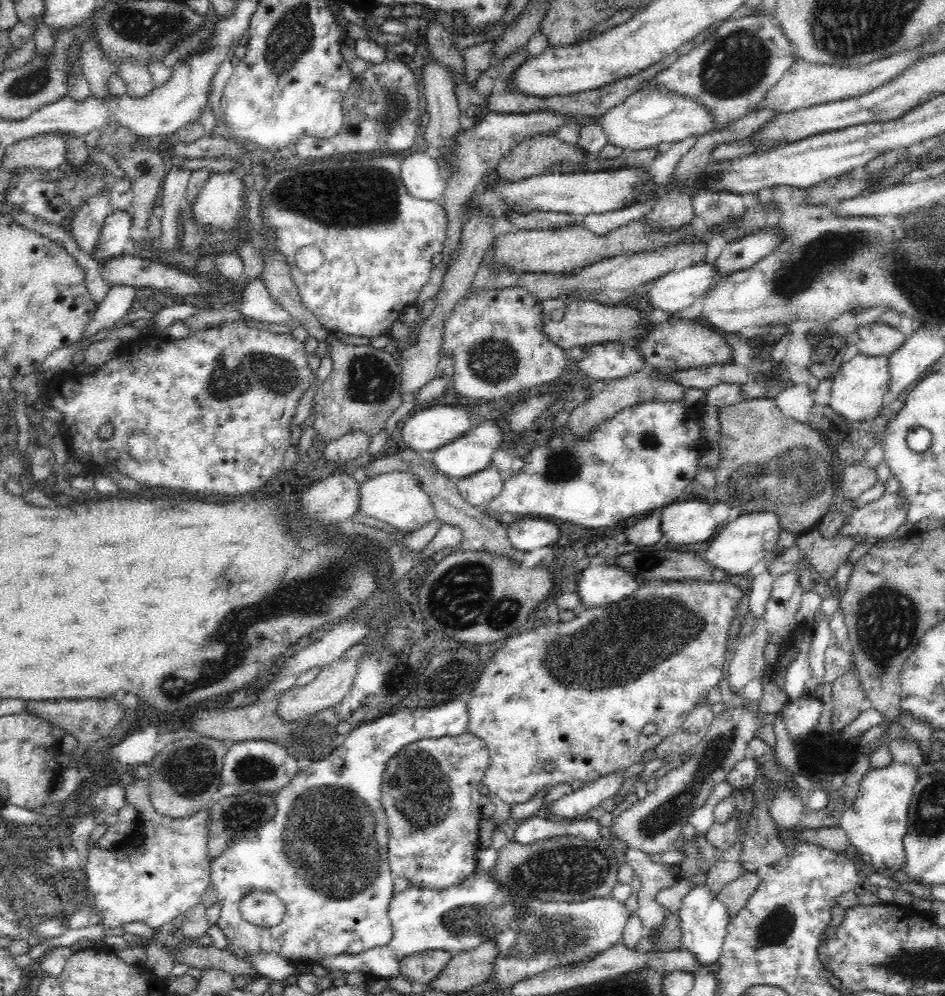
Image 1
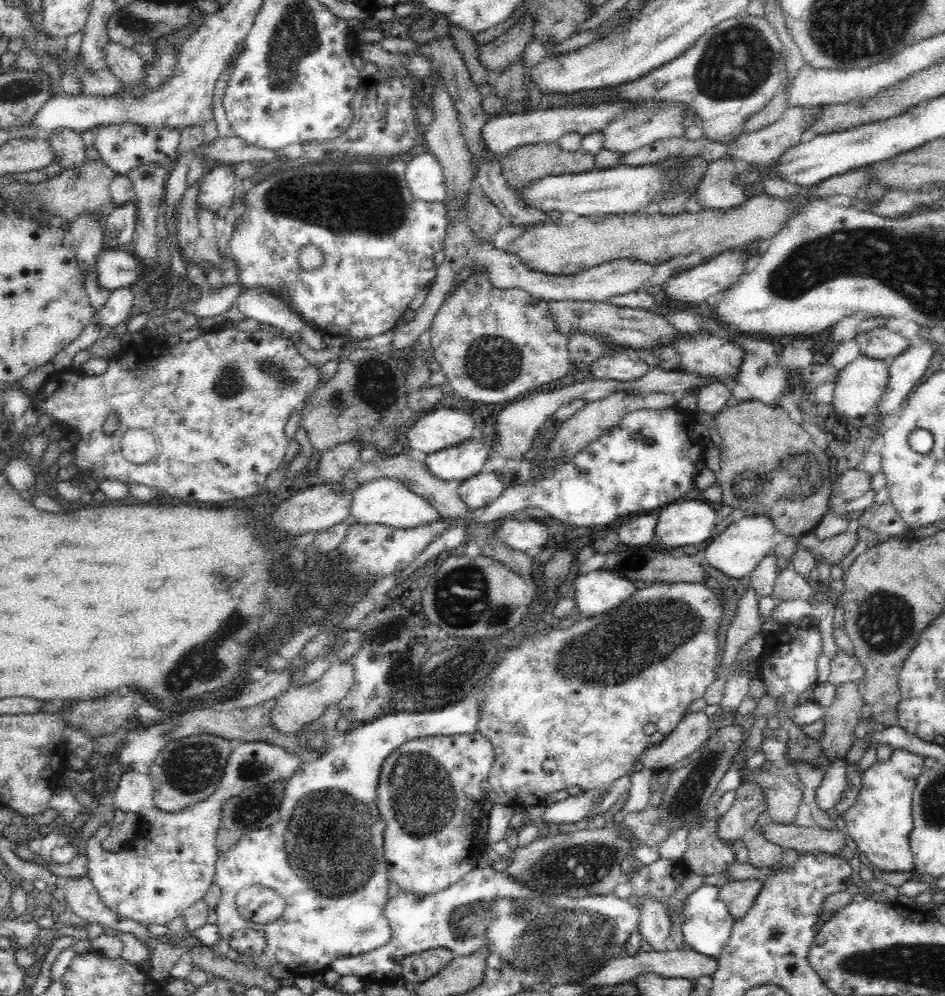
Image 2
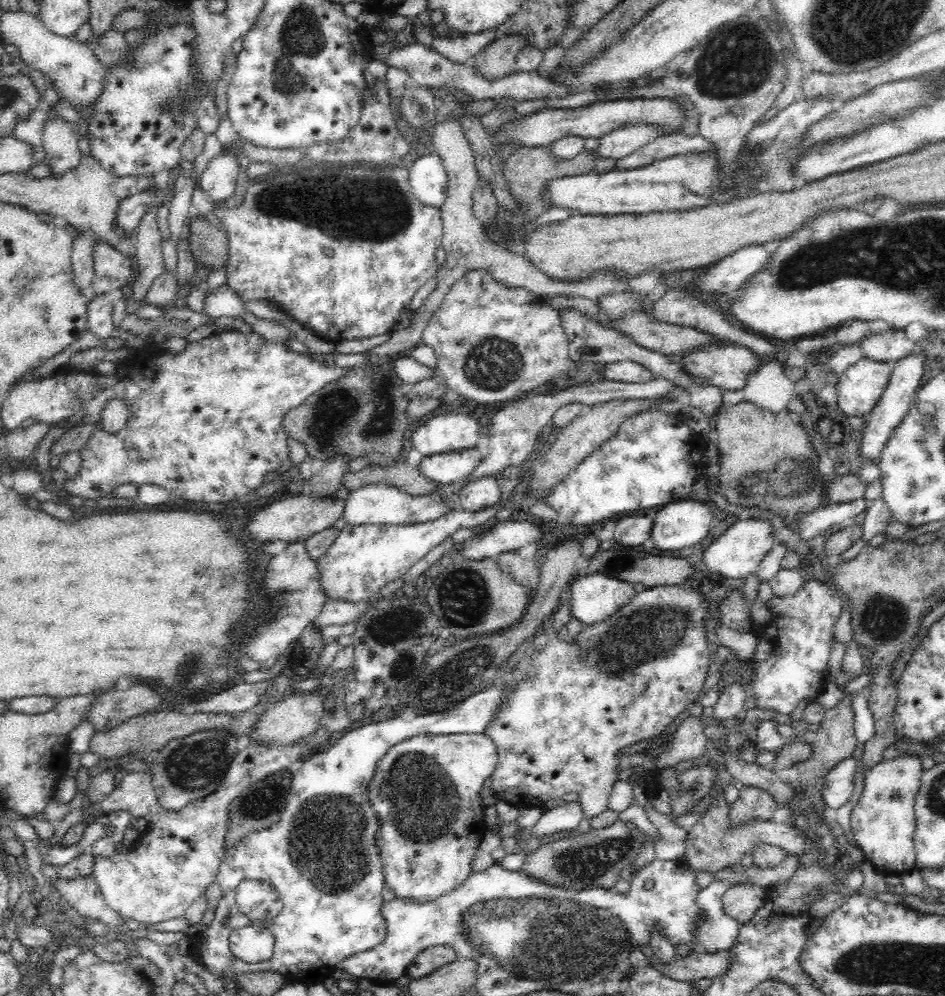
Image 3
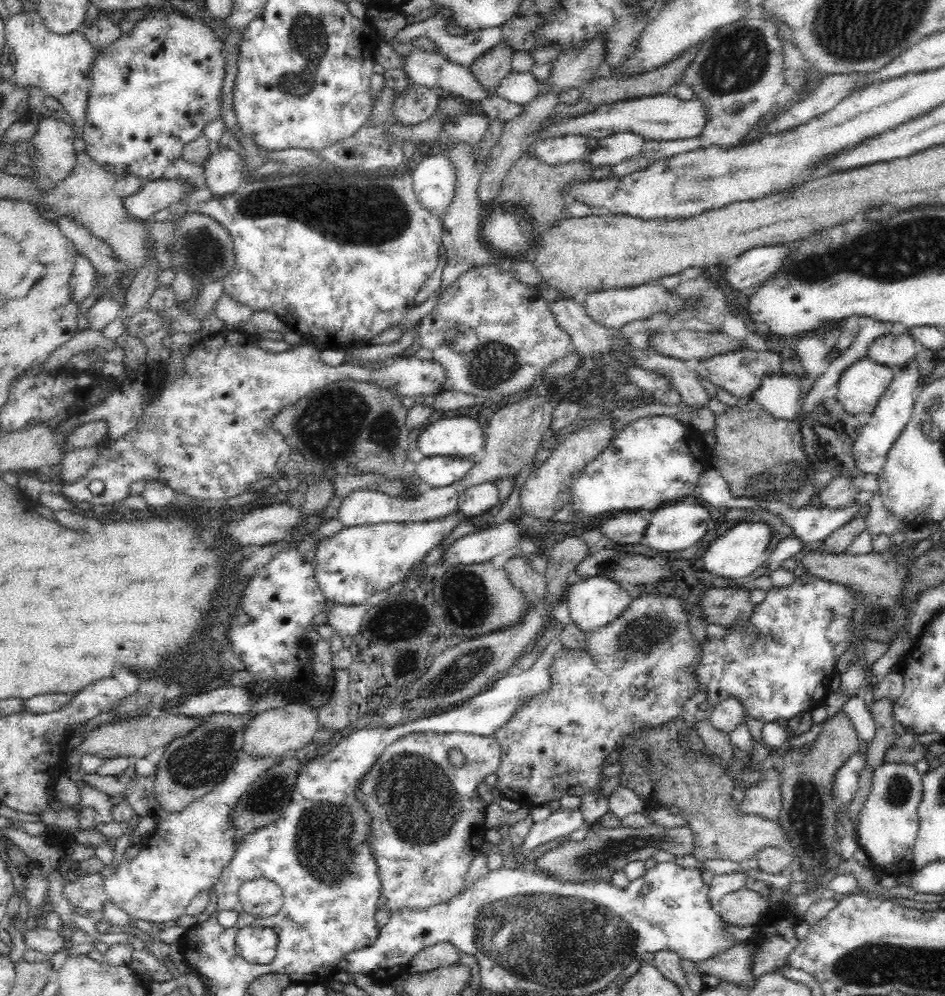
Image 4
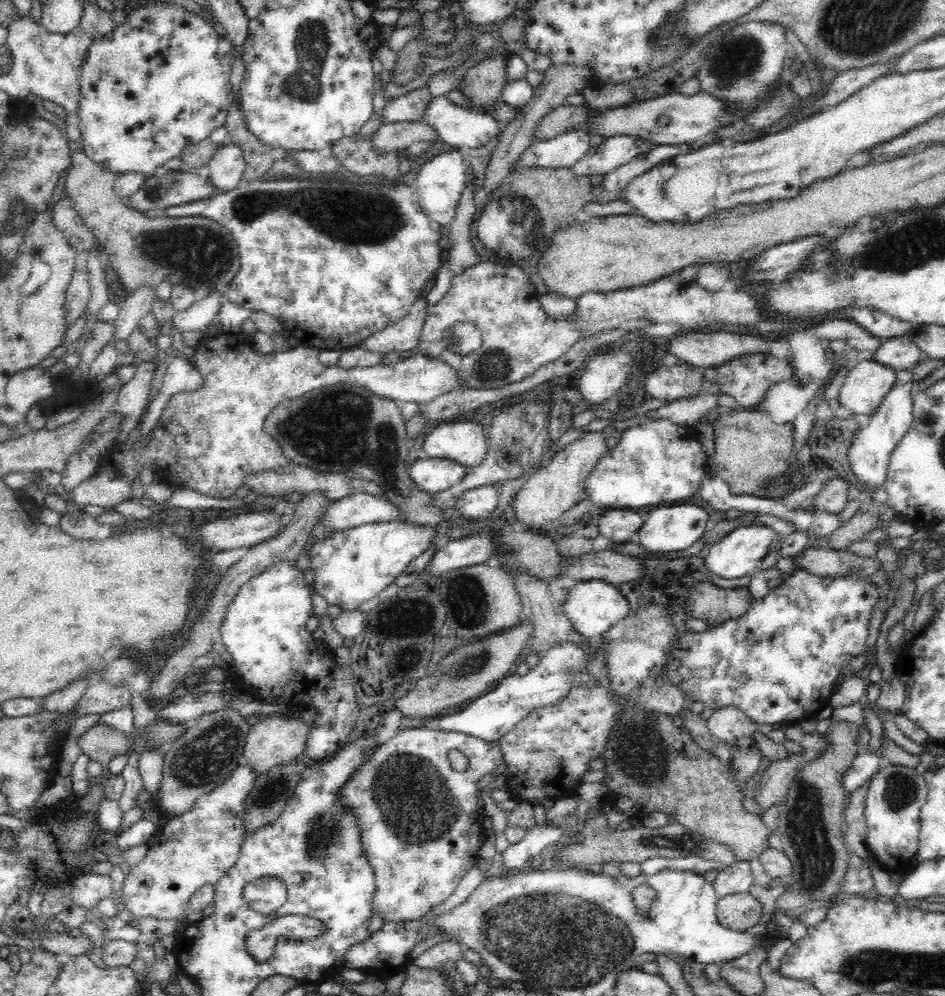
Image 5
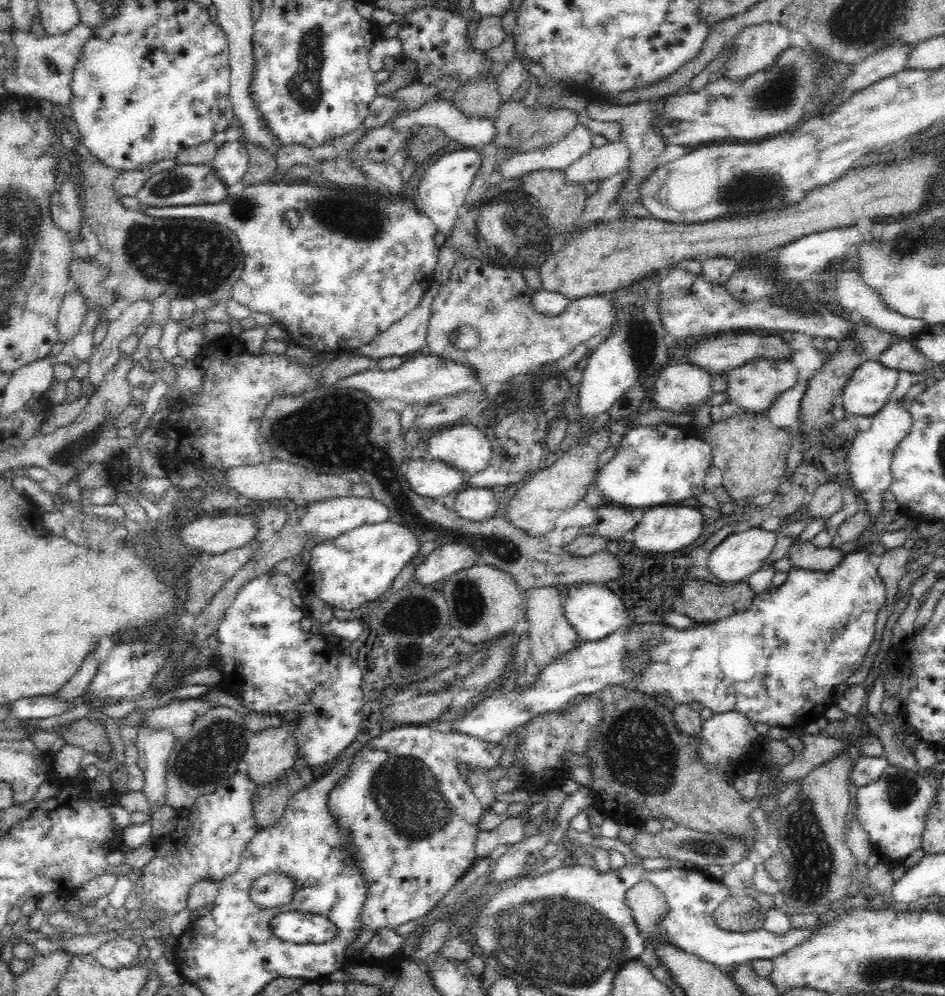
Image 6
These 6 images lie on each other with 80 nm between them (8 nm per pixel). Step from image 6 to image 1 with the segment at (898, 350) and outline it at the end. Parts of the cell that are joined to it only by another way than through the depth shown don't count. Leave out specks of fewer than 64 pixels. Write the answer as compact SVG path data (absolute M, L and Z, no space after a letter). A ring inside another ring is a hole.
M870 324L858 328L846 338L846 343L853 343L864 356L887 356L904 346L905 337L886 324Z

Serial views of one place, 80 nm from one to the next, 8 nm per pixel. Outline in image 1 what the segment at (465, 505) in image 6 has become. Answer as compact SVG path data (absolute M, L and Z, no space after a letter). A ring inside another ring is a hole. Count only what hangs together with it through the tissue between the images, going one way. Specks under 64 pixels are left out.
M491 467L459 479L457 487L468 504L478 507L496 498L503 489L504 481L500 473Z

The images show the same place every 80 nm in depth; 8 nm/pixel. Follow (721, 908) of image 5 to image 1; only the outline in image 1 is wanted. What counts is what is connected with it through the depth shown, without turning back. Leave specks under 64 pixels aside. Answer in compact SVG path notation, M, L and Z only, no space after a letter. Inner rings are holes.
M748 872L726 884L716 897L727 908L728 914L733 917L744 908L748 899L753 892L756 892L760 884L761 879L755 873Z

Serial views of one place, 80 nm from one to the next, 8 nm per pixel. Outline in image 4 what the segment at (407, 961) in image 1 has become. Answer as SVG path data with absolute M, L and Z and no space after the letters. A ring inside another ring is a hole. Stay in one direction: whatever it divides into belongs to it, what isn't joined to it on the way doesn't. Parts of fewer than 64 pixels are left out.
M438 942L414 954L406 972L428 972L440 967L453 967L458 963L459 950L451 942Z

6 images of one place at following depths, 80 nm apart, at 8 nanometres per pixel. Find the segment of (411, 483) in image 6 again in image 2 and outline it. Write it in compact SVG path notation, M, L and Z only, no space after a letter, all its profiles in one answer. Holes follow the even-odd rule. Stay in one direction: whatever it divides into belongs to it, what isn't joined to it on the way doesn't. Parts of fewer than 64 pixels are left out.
M492 436L482 440L470 439L458 446L429 454L424 460L426 469L434 477L444 481L459 481L480 473L480 469L488 459L488 450L484 444L491 444Z

